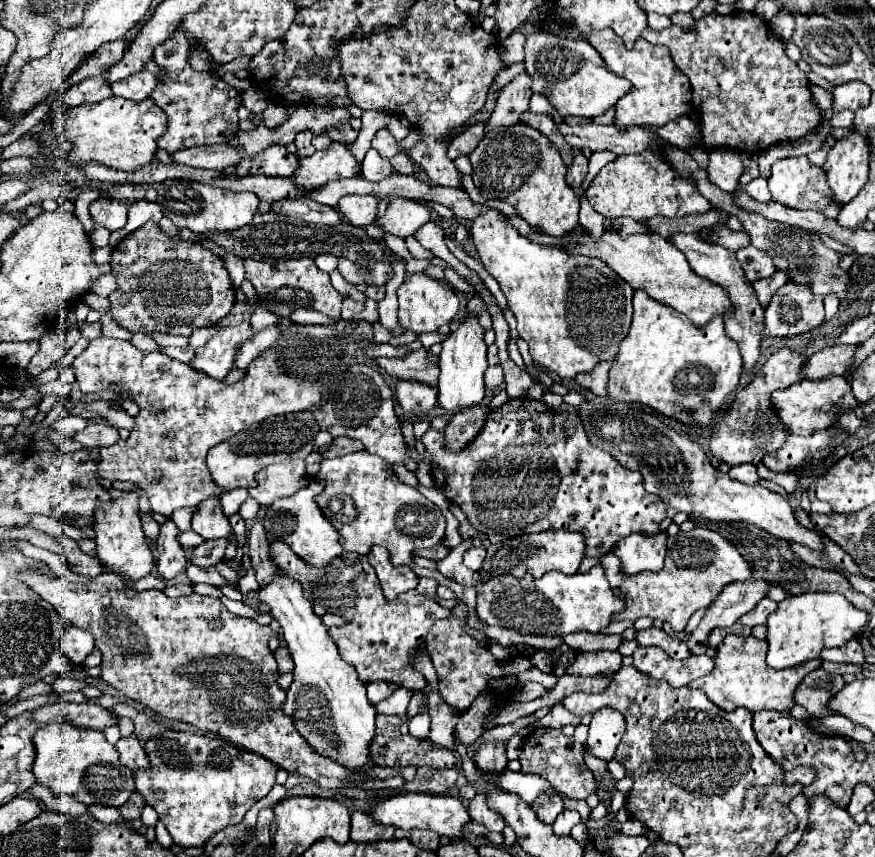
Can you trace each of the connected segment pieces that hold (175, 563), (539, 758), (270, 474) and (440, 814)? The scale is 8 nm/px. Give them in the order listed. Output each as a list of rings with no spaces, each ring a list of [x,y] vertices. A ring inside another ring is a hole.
[[[166,520],[156,542],[156,572],[164,582],[176,580],[176,576],[188,566],[182,546],[176,542],[176,534],[176,524],[172,520]]]
[[[536,728],[532,730],[532,736],[524,738],[522,752],[520,752],[520,772],[524,774],[538,774],[544,776],[558,792],[566,794],[568,798],[588,798],[592,792],[596,792],[596,780],[582,758],[582,744],[578,744],[574,738],[568,738],[562,734],[562,730],[554,728]]]
[[[290,460],[282,464],[272,464],[256,474],[258,484],[250,488],[250,496],[258,500],[260,506],[270,506],[280,498],[288,498],[298,490],[306,488],[308,474],[306,474],[304,460]]]
[[[400,792],[390,796],[388,800],[380,802],[372,810],[372,816],[382,824],[392,824],[402,830],[412,830],[412,828],[434,830],[436,834],[446,836],[450,840],[462,838],[464,826],[470,822],[466,806],[458,796],[430,796],[430,794],[418,794],[418,792]]]

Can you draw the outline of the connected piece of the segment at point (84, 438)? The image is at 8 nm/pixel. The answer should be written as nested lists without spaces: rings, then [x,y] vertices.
[[[88,424],[82,432],[74,434],[74,440],[84,448],[100,448],[118,442],[118,430],[106,424]]]

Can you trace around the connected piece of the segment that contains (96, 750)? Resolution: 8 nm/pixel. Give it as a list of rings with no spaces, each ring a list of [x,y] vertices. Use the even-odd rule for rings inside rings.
[[[48,722],[34,734],[34,776],[54,794],[68,794],[84,804],[124,804],[134,792],[134,774],[126,768],[116,748],[104,738],[102,730],[78,728],[68,722]]]

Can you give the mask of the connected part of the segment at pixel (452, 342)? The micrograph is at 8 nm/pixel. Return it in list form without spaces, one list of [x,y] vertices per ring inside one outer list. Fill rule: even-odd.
[[[474,316],[466,320],[442,342],[440,352],[440,378],[438,378],[438,404],[448,412],[472,408],[484,400],[484,370],[486,370],[486,344],[482,340],[482,326]]]

